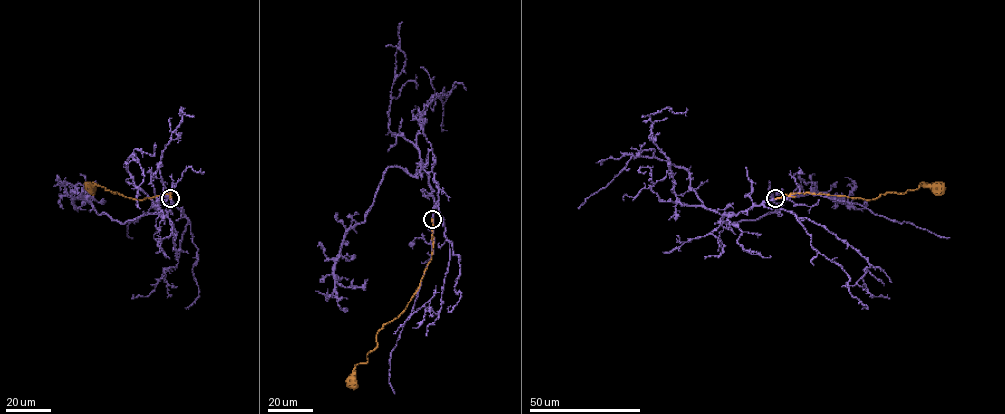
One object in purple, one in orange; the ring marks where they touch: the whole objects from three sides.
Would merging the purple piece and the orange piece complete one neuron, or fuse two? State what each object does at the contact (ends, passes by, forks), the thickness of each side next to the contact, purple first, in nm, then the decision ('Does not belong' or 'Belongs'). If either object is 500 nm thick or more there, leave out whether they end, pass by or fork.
At the ring purple passes by. At the ring orange ends. Thickness 440 nm (purple) against 340 nm. Does not belong

